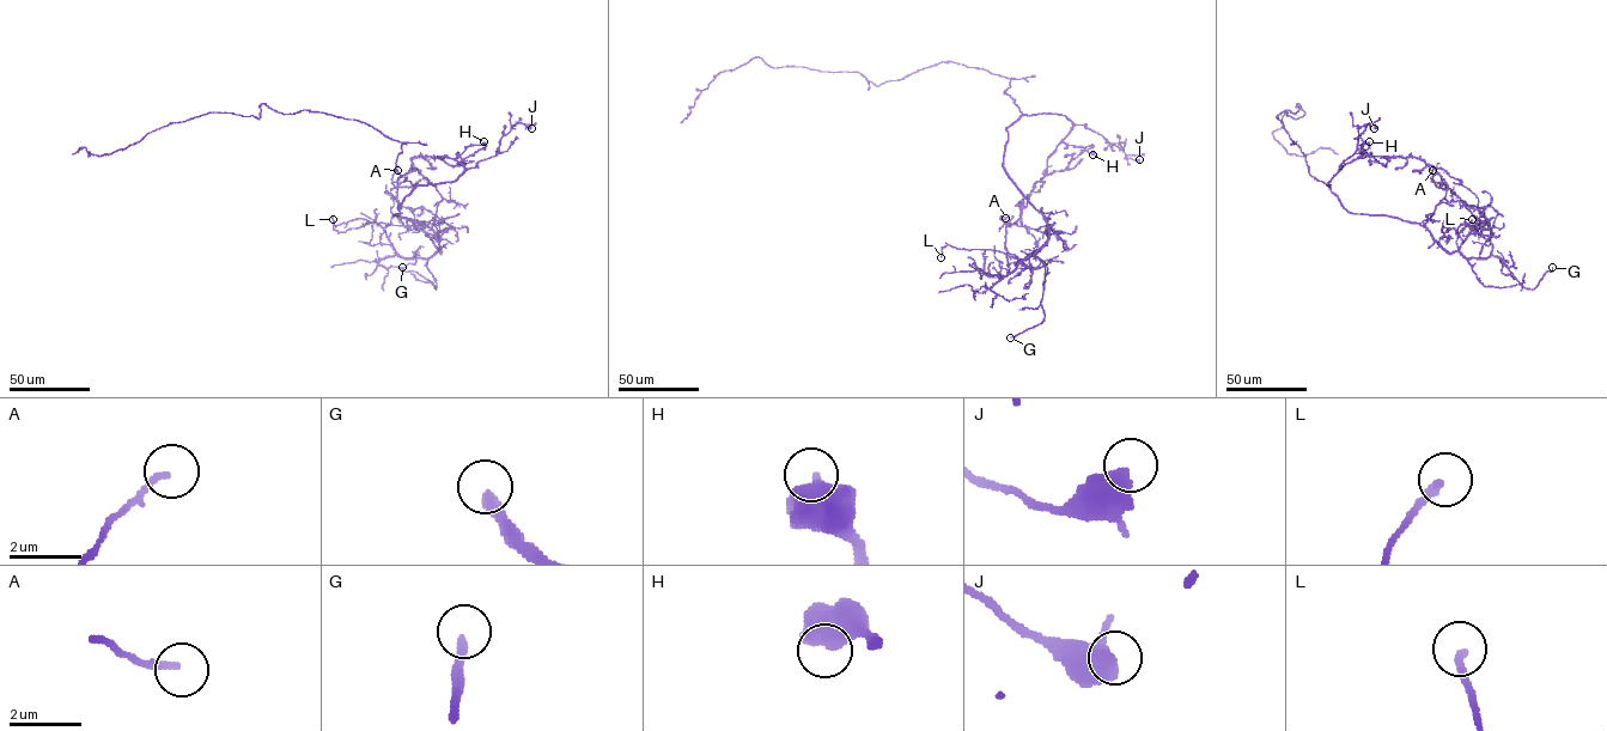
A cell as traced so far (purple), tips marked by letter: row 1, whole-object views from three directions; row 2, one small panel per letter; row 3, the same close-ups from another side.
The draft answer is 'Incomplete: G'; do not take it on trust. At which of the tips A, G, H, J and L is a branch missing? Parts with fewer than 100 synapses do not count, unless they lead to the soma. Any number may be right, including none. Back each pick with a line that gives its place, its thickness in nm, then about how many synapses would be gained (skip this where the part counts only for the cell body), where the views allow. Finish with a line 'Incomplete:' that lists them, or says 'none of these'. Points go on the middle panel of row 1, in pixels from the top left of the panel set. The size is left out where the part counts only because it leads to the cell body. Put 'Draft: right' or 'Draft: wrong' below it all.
G: place (1010, 337); calibre 280 nm
Incomplete: G
Draft: right

